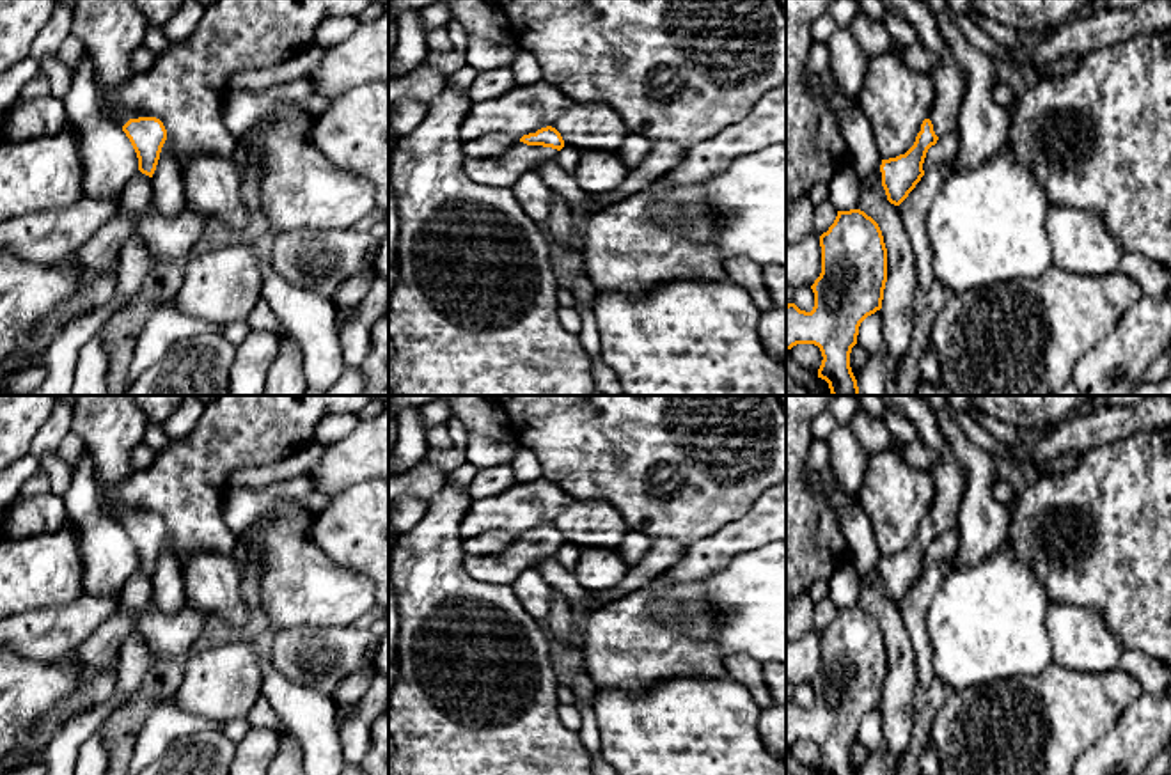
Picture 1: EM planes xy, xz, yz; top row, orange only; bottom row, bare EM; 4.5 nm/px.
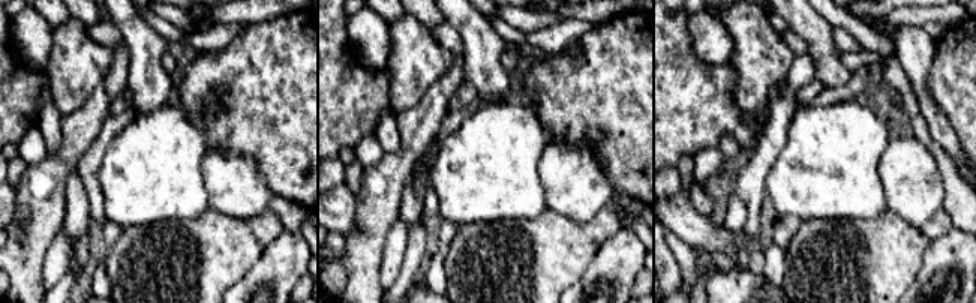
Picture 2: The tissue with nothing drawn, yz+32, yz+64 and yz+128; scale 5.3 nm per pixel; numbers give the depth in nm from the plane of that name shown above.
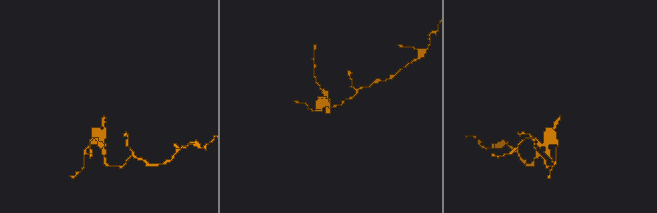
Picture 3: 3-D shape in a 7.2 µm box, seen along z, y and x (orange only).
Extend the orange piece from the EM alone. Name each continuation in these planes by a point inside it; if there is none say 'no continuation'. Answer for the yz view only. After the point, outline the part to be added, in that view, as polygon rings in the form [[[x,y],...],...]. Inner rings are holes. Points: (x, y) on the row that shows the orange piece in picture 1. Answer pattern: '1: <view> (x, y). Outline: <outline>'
1: yz (950, 82). Outline: [[[880,0],[884,9],[905,18],[919,35],[919,44],[939,57],[928,73],[935,83],[935,105],[928,115],[939,138],[956,133],[965,98],[965,74],[939,32],[937,18],[923,0]]]

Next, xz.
1: xz (501, 171). Outline: [[[516,142],[506,153],[493,158],[465,158],[465,176],[488,188],[511,188],[527,170],[539,168],[548,160],[557,160],[559,151],[543,145]]]

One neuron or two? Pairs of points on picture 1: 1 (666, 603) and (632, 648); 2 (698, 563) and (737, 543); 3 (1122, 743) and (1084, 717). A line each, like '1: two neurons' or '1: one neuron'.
1: two neurons
2: one neuron
3: two neurons

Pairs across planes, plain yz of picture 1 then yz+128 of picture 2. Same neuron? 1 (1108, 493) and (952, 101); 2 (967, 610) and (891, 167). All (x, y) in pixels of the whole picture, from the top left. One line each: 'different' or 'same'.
1: same
2: different

